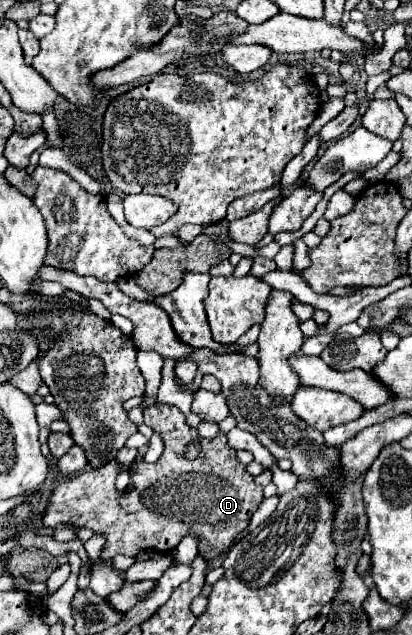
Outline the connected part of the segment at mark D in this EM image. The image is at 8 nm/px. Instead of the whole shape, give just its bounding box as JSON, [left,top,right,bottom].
[43,404,263,560]

